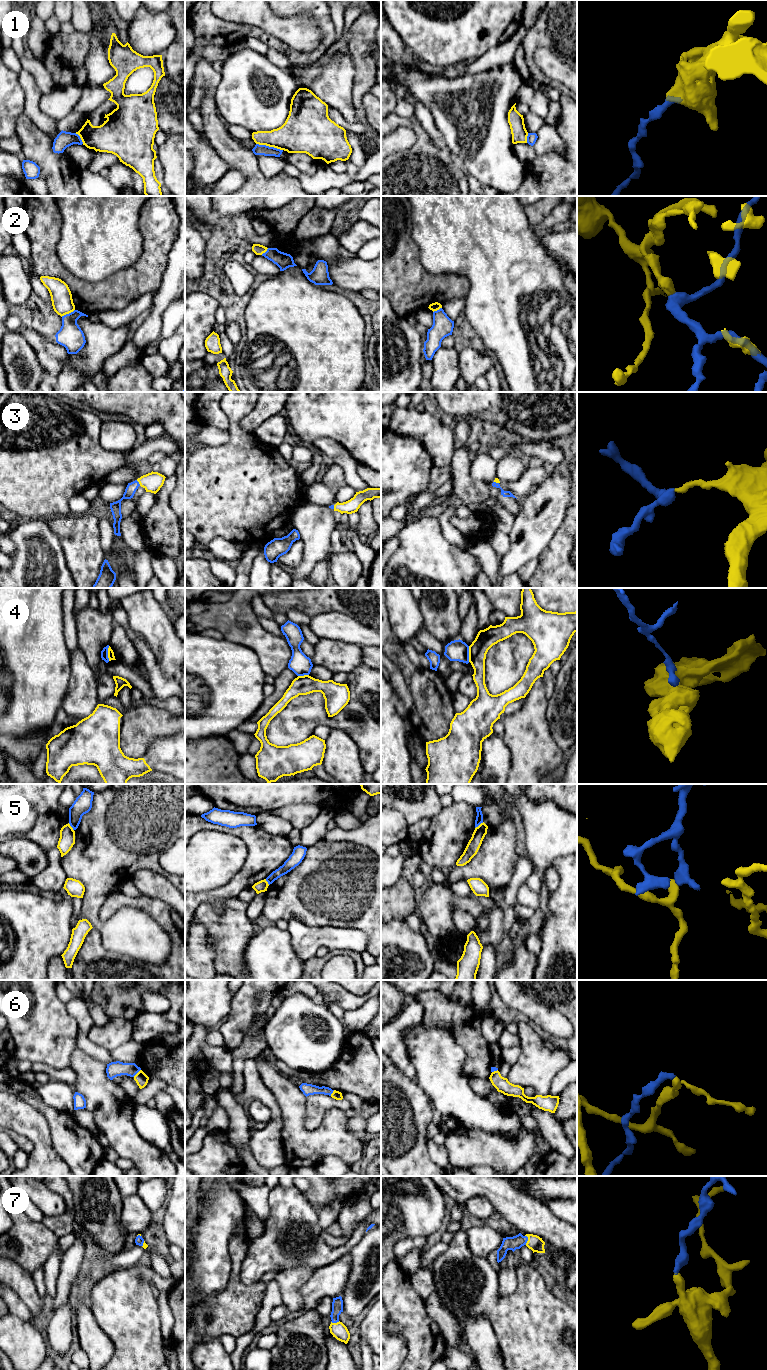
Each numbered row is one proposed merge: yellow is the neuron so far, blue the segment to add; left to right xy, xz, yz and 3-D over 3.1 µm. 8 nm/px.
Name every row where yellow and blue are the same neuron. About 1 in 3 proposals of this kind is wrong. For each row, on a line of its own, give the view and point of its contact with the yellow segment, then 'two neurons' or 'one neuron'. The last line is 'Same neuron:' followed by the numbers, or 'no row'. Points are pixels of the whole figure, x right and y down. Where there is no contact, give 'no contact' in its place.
1: contact xz (269, 146); two neurons
2: contact xy (67, 313); two neurons
3: contact xy (139, 483); one neuron
4: contact yz (469, 654); two neurons
5: contact yz (480, 824); two neurons
6: contact xy (137, 1073); two neurons
7: contact yz (528, 1240); one neuron
Same neuron: 3, 7

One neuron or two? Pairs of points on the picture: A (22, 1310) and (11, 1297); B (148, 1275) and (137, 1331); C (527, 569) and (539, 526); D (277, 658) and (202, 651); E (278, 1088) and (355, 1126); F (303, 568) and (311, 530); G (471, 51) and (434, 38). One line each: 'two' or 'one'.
A: one
B: one
C: two
D: two
E: two
F: one
G: one

